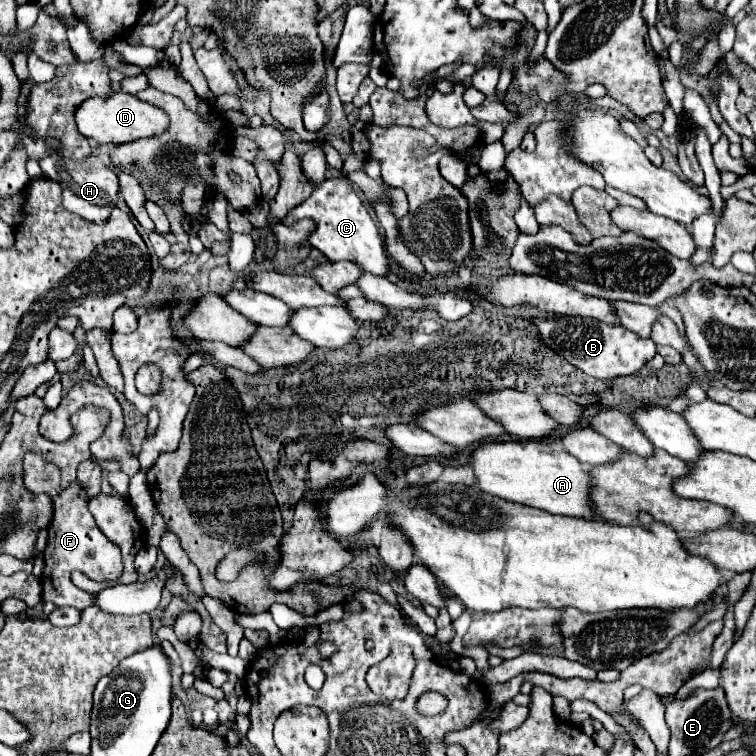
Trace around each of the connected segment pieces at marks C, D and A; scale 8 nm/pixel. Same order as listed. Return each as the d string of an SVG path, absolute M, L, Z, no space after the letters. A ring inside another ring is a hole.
M324 180L324 184L320 184L320 188L316 188L308 200L304 200L300 206L296 206L296 210L292 210L284 218L284 222L292 224L302 218L312 218L316 222L316 232L310 236L310 244L314 248L318 248L330 262L350 260L350 262L358 264L364 274L374 274L374 276L390 274L392 266L390 266L390 258L386 254L382 236L376 230L376 224L374 224L368 208L358 198L358 194L350 182Z
M116 92L110 98L90 98L76 110L76 124L80 134L92 138L98 144L126 144L140 138L160 136L168 128L168 116L140 98L124 92Z
M530 440L484 444L472 454L470 466L478 478L478 488L488 494L540 508L550 514L596 520L590 502L590 494L594 488L590 472L574 456L564 452L564 448L560 448L556 442Z

